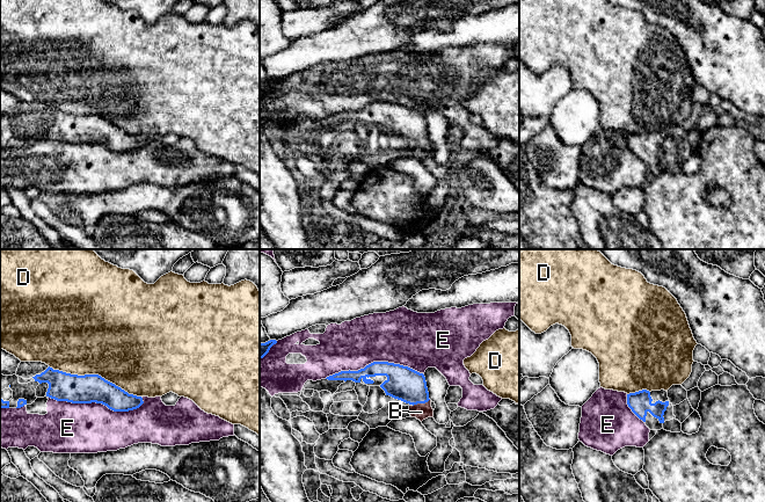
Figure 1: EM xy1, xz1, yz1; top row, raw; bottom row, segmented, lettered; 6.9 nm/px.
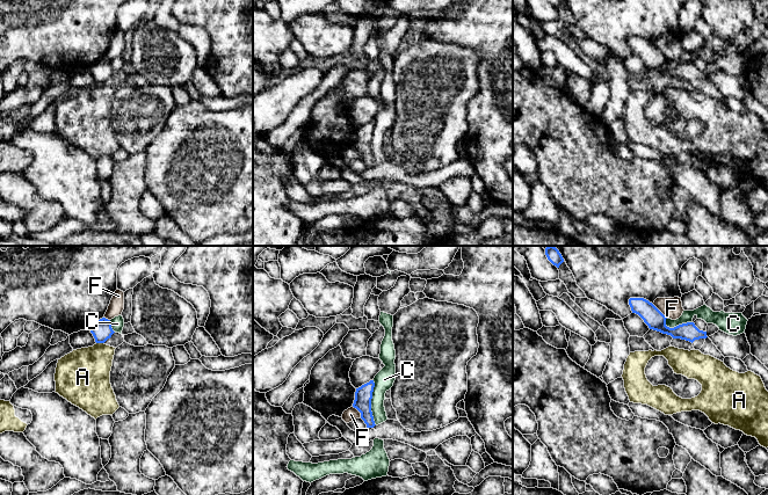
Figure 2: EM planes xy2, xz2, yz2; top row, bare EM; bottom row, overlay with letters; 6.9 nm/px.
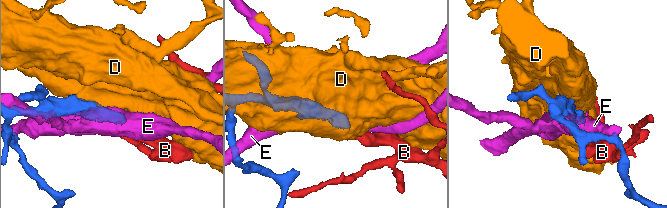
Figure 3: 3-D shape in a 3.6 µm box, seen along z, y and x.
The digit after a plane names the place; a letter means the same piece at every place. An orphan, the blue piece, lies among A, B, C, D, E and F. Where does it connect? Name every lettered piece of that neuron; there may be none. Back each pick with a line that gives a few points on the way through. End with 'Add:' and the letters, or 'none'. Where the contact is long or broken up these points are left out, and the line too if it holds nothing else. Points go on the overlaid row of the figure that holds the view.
B: way xz1 (405, 384), (421, 402), (421, 412)
Add: B

